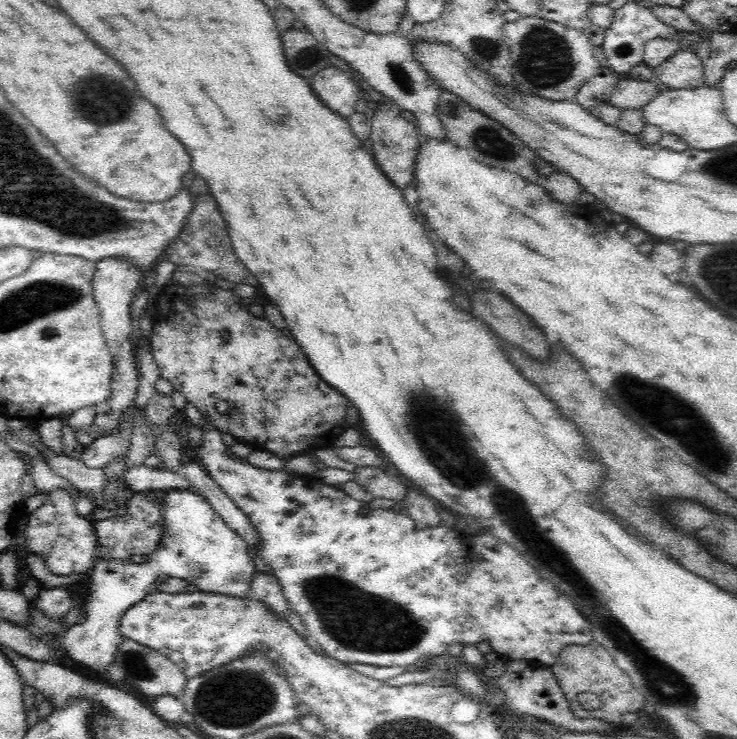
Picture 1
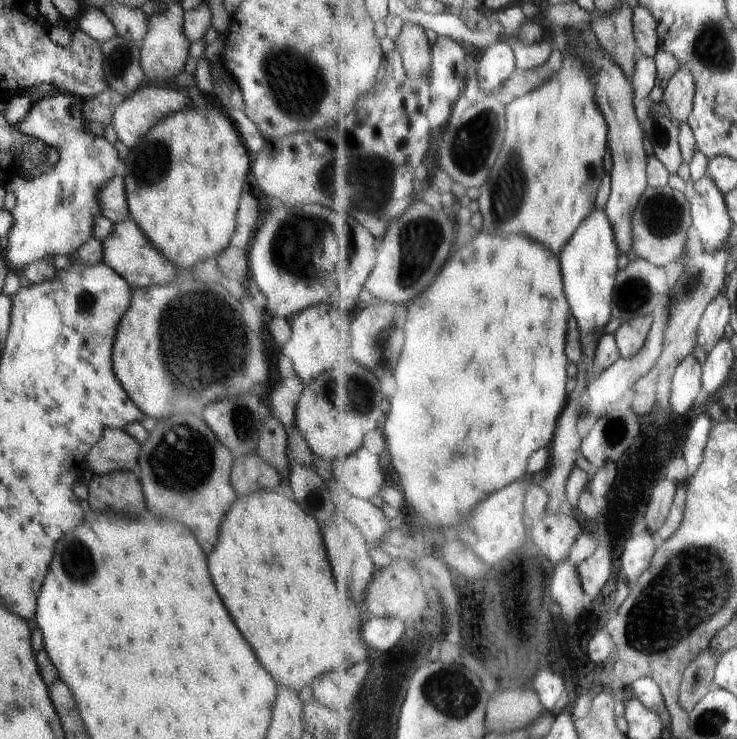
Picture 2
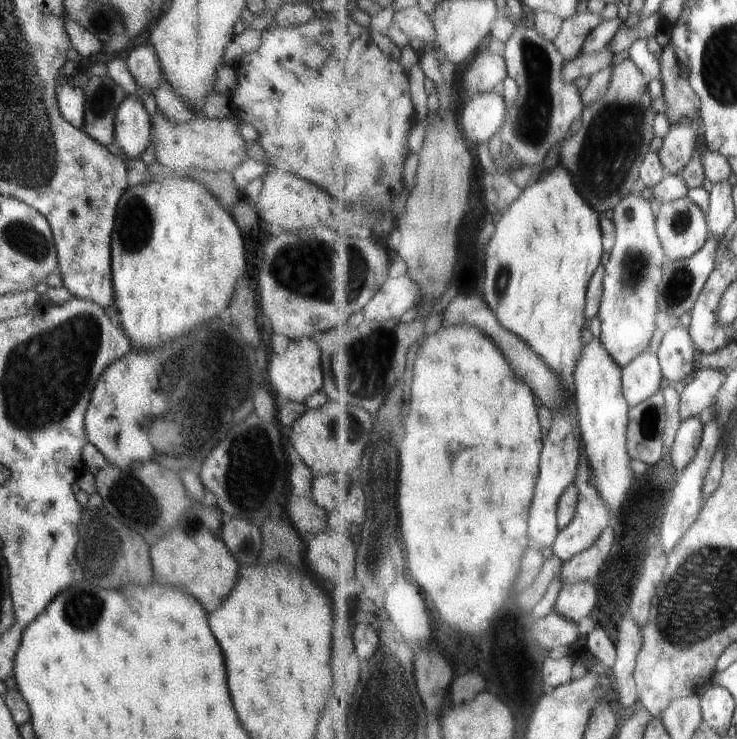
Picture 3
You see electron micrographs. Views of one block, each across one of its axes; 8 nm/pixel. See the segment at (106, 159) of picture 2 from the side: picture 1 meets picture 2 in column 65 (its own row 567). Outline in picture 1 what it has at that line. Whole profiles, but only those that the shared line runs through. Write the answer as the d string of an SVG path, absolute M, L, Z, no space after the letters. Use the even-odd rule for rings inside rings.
M167 490L160 496L164 534L160 548L146 555L146 561L136 563L130 559L99 559L92 567L86 586L87 598L80 609L85 612L84 623L75 623L63 634L59 650L64 650L70 662L83 674L109 676L108 668L114 664L118 646L123 638L119 633L120 619L137 602L155 588L160 575L182 578L202 592L227 594L249 598L252 576L256 574L254 561L248 555L247 542L234 532L202 495L194 490Z

